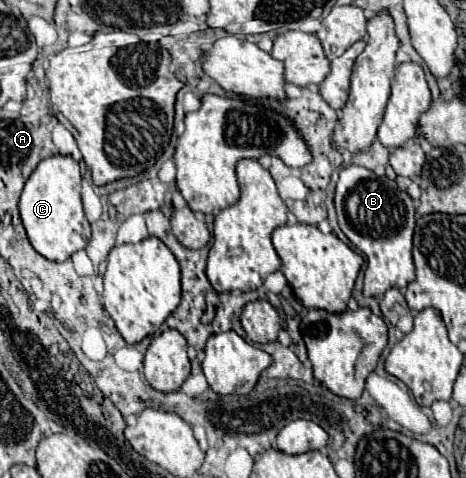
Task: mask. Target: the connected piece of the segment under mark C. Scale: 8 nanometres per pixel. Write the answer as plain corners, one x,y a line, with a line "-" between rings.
54,155
34,169
20,195
18,209
32,247
50,261
66,261
90,241
90,223
80,201
80,165
72,157

